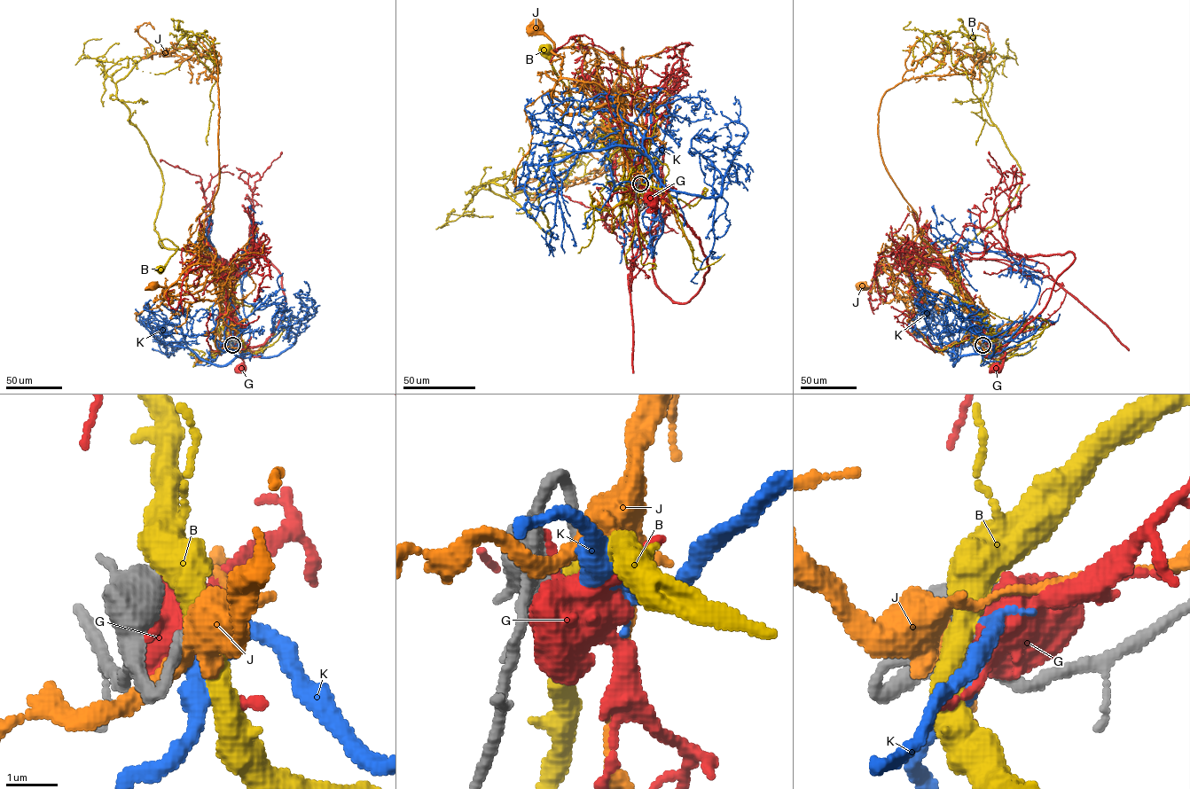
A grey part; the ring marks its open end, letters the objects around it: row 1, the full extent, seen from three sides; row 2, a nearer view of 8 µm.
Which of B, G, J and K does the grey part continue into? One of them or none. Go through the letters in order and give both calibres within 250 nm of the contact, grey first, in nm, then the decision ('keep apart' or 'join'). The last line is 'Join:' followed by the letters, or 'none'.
B: 240/480 nm | keep apart
G: 240/440 nm | keep apart
J: 280/550 nm | keep apart
K: 220/120 nm | join
Join: K

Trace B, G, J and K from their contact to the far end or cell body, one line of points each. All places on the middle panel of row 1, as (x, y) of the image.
B: (639, 183), (638, 199), (634, 164), (619, 141), (549, 161), (544, 142), (557, 132), (568, 97), (544, 49)
G: (640, 183), (642, 190), (654, 191), (651, 205), (655, 212), (653, 207), (649, 211), (655, 207), (650, 199)
J: (639, 182), (642, 173), (625, 153), (614, 104), (575, 107), (554, 95), (562, 58), (536, 26)
K: (640, 183), (652, 173), (660, 181), (662, 232), (652, 257), (667, 123), (661, 119), (669, 121)

